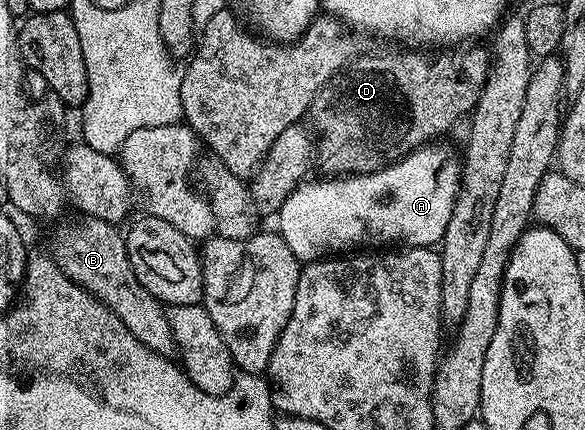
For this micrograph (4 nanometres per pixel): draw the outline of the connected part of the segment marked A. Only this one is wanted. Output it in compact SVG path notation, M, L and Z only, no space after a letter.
M430 143L406 153L392 165L384 165L373 173L333 175L329 181L302 180L297 188L287 195L276 214L276 228L281 238L291 247L298 261L308 263L350 251L365 251L370 247L412 247L424 249L436 246L447 231L451 211L455 207L457 193L461 190L463 161L449 145Z

